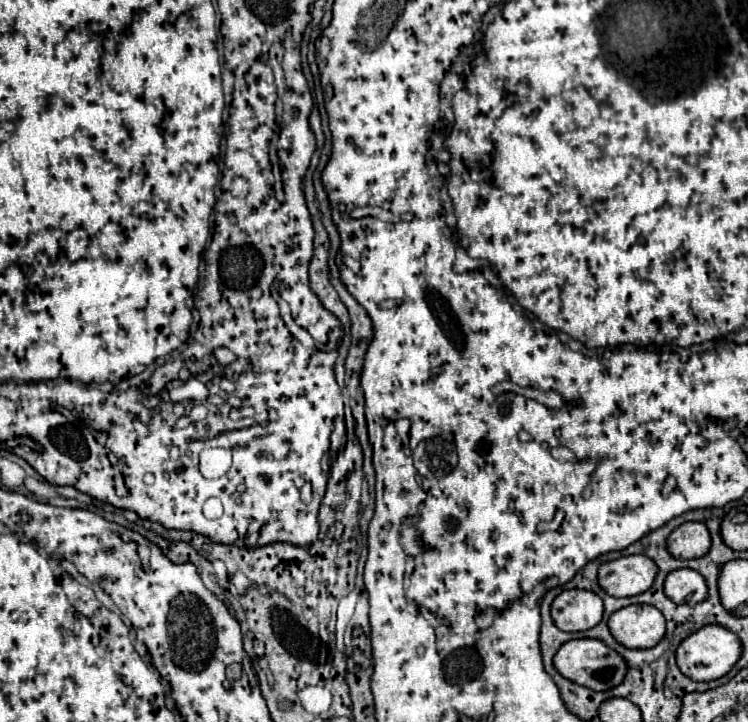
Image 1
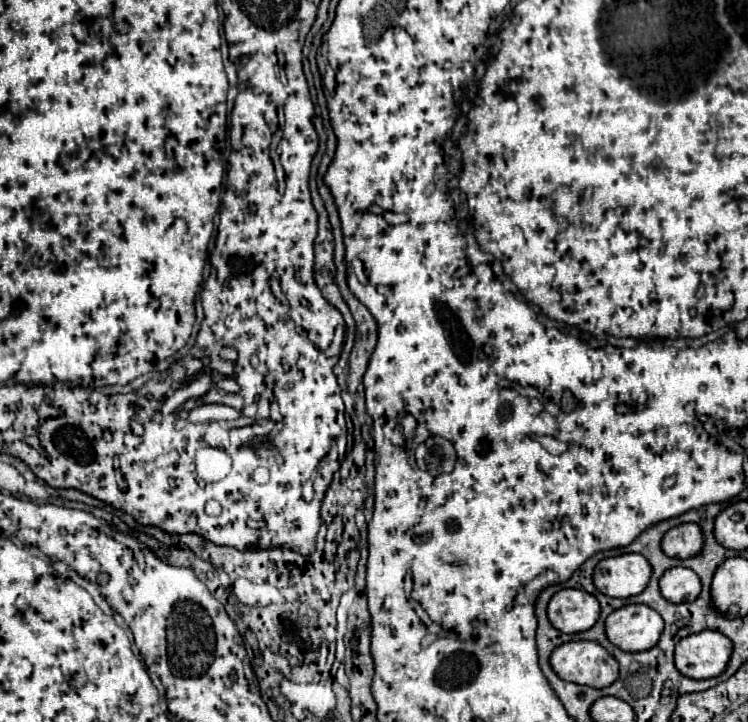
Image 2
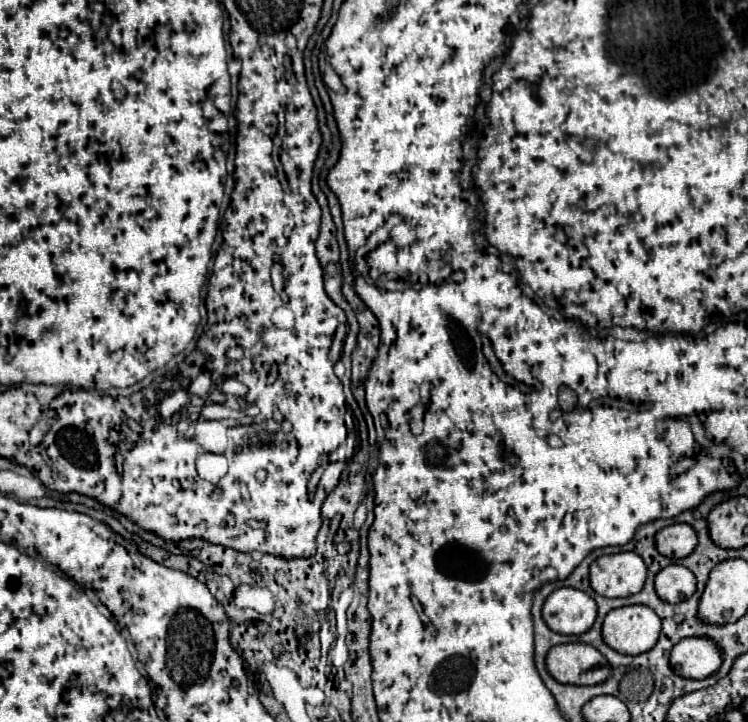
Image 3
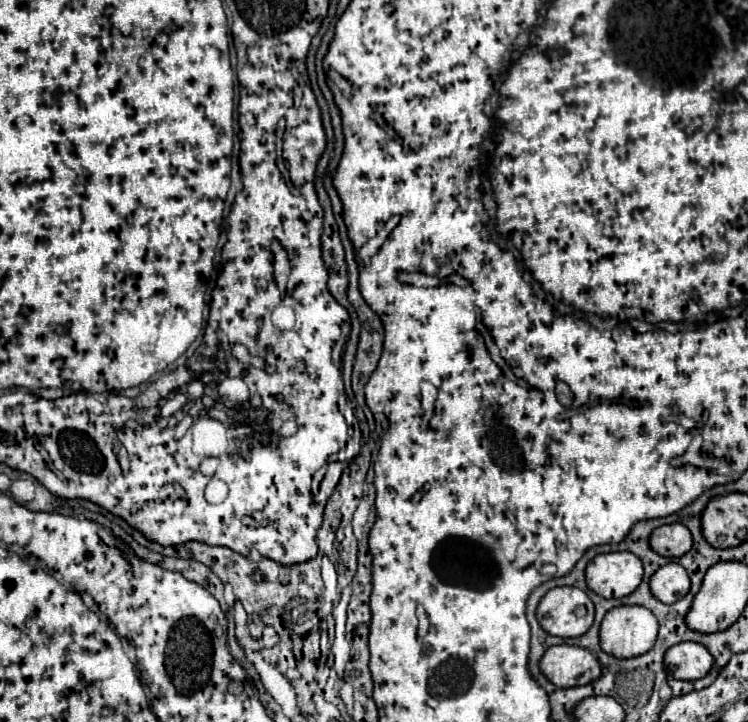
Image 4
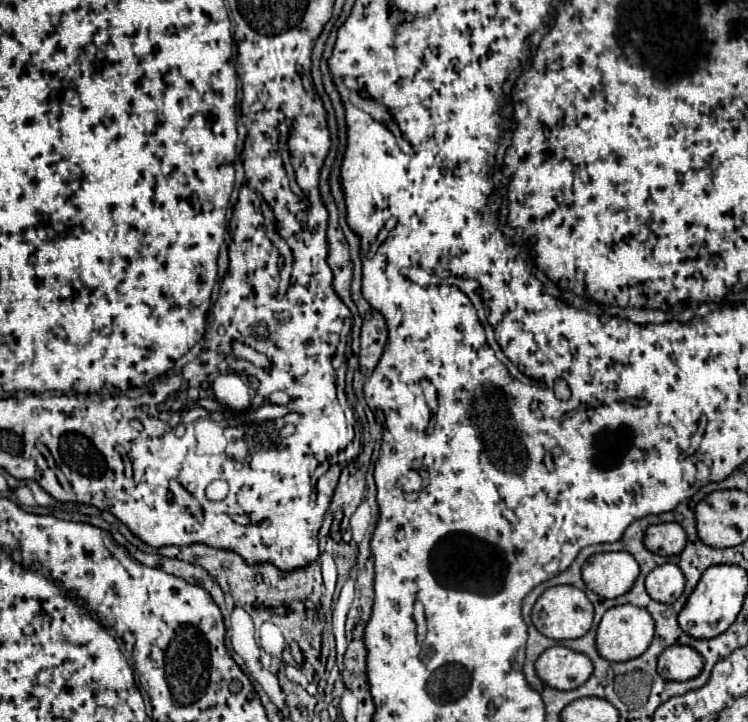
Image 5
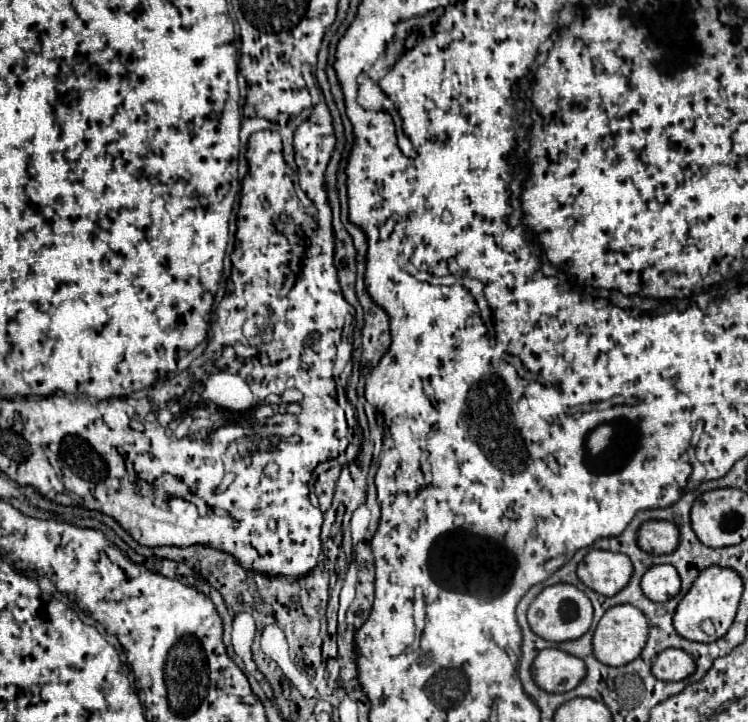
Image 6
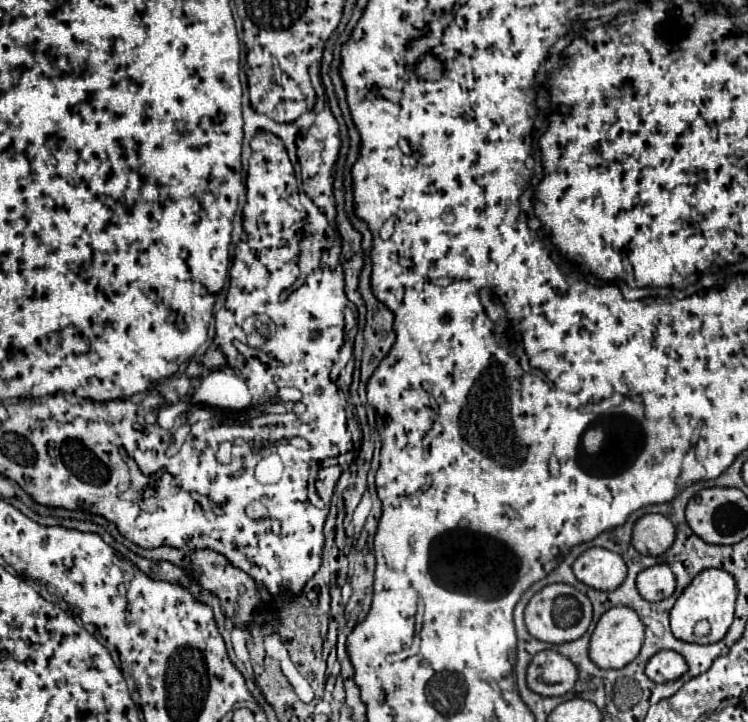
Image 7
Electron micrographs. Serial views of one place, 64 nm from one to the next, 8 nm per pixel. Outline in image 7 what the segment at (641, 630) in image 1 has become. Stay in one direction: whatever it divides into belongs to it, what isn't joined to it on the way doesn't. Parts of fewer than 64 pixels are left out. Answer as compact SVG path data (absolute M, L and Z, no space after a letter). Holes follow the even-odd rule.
M616 606L610 608L596 624L592 638L590 638L590 648L588 648L588 656L590 660L598 666L598 668L624 668L628 662L632 662L644 642L644 624L640 622L640 618L636 616L636 612L632 612L632 608L628 606Z

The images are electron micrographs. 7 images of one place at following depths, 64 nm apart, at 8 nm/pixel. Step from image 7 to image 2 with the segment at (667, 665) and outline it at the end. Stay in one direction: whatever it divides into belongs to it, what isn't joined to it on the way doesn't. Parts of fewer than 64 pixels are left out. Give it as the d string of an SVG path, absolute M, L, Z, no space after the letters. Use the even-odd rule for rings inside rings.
M708 630L680 640L674 650L674 664L688 678L714 678L724 672L730 652L732 642L724 634Z

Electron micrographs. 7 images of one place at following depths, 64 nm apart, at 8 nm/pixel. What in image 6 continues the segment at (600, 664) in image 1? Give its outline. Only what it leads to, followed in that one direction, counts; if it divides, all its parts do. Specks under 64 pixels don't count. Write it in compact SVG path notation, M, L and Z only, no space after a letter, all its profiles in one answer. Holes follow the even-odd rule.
M558 648L542 650L532 664L532 680L538 688L552 694L570 692L584 676L584 662L576 656L568 656Z

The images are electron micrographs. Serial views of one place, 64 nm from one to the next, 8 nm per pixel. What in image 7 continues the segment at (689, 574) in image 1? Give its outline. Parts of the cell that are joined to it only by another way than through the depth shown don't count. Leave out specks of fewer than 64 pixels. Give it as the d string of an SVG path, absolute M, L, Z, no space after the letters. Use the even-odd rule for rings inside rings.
M656 564L656 566L644 568L636 576L636 588L644 600L660 602L674 594L676 578L672 576L672 570L666 564Z

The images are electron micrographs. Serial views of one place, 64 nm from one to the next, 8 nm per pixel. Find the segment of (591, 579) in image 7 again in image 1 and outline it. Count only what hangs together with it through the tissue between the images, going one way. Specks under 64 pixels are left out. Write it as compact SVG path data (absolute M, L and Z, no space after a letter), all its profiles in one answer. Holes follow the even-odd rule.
M632 554L620 556L610 562L602 562L598 568L600 588L616 598L636 596L646 592L656 578L656 564L648 556Z

